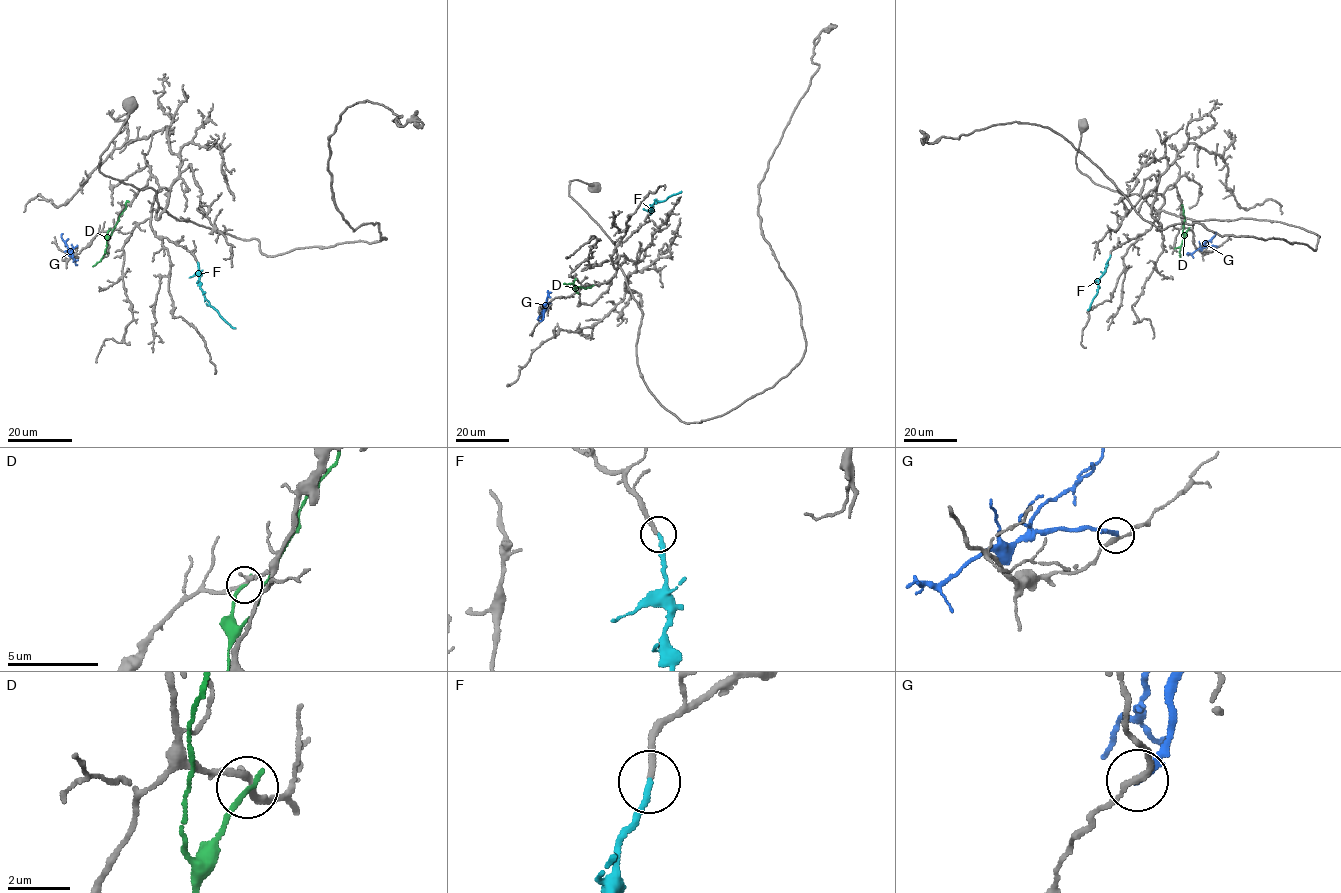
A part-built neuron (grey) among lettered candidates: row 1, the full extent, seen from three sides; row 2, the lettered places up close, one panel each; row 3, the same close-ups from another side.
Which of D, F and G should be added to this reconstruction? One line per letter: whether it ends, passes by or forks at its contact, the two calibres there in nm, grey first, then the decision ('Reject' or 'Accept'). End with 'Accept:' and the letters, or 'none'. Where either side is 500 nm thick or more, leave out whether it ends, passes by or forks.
D: It ends there. Thickness 200 nm (grey) against 200 nm. Reject
F: It ends there. Thickness 220 nm (grey) against 220 nm. Accept
G: It ends there. Thickness 200 nm (grey) against 240 nm. Reject
Accept: F

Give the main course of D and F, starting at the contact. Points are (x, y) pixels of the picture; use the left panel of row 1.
D: (109, 230), (108, 237), (129, 201)
F: (198, 262), (199, 287), (204, 297), (235, 329)

